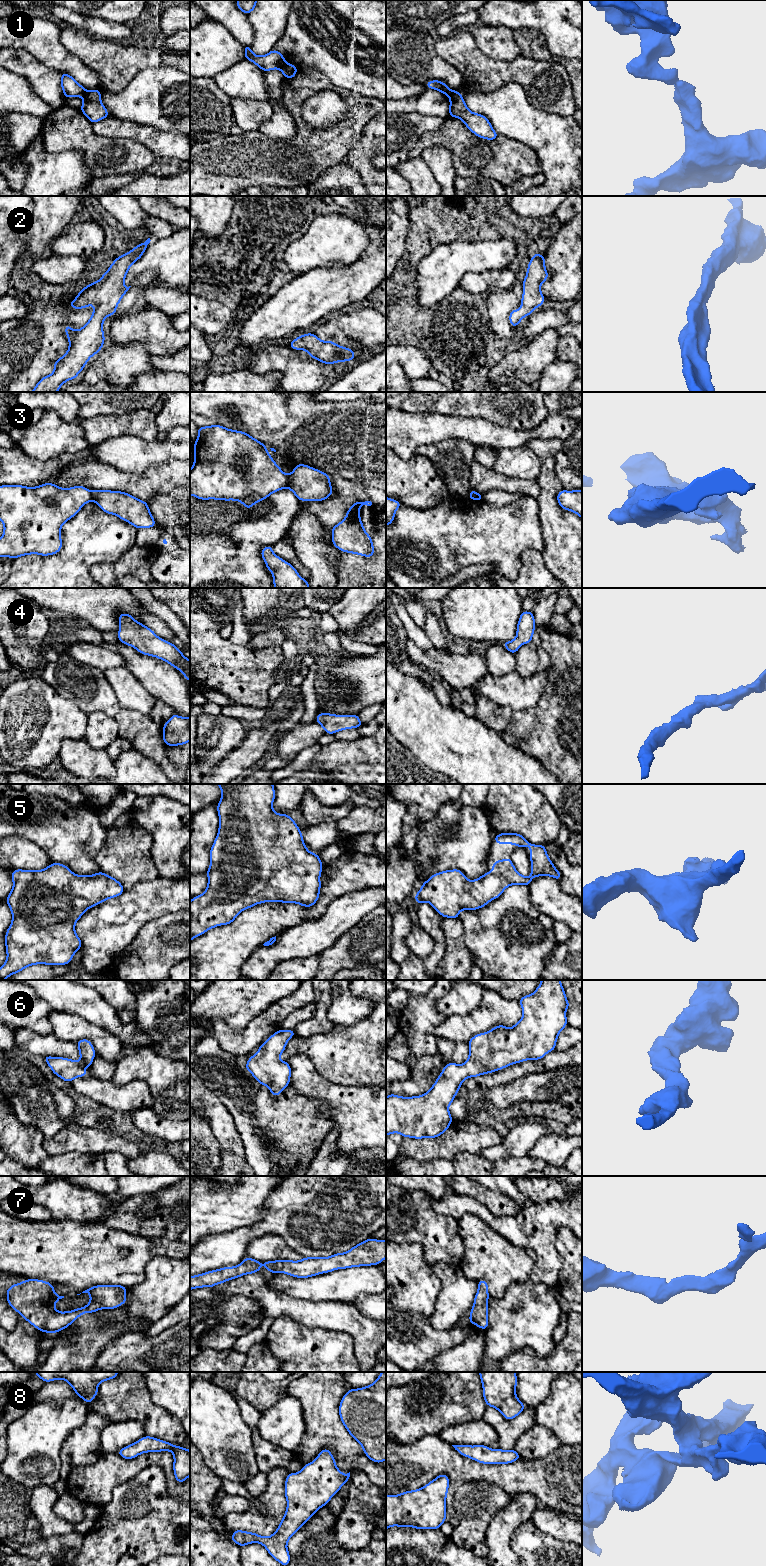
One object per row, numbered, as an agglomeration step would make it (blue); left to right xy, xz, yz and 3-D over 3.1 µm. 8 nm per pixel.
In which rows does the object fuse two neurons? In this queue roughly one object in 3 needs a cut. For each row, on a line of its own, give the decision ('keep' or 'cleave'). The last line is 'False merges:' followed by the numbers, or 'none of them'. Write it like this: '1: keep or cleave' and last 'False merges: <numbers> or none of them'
1: cleave
2: keep
3: cleave
4: keep
5: keep
6: keep
7: keep
8: keep
False merges: 1, 3

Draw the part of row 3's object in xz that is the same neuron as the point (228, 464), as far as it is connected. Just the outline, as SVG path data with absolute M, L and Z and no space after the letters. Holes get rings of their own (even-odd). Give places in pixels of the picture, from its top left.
M221 425L198 427L198 437L194 442L194 463L190 469L190 495L201 499L240 501L247 509L268 498L272 493L287 488L288 475L275 463L268 454L266 445L249 434L231 430Z

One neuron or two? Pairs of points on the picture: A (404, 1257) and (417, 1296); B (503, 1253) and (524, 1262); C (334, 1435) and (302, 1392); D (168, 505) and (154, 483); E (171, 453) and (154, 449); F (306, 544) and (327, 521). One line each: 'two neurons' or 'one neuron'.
A: one neuron
B: one neuron
C: one neuron
D: two neurons
E: one neuron
F: two neurons

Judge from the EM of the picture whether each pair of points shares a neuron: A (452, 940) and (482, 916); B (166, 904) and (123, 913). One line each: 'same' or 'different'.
A: different
B: same

